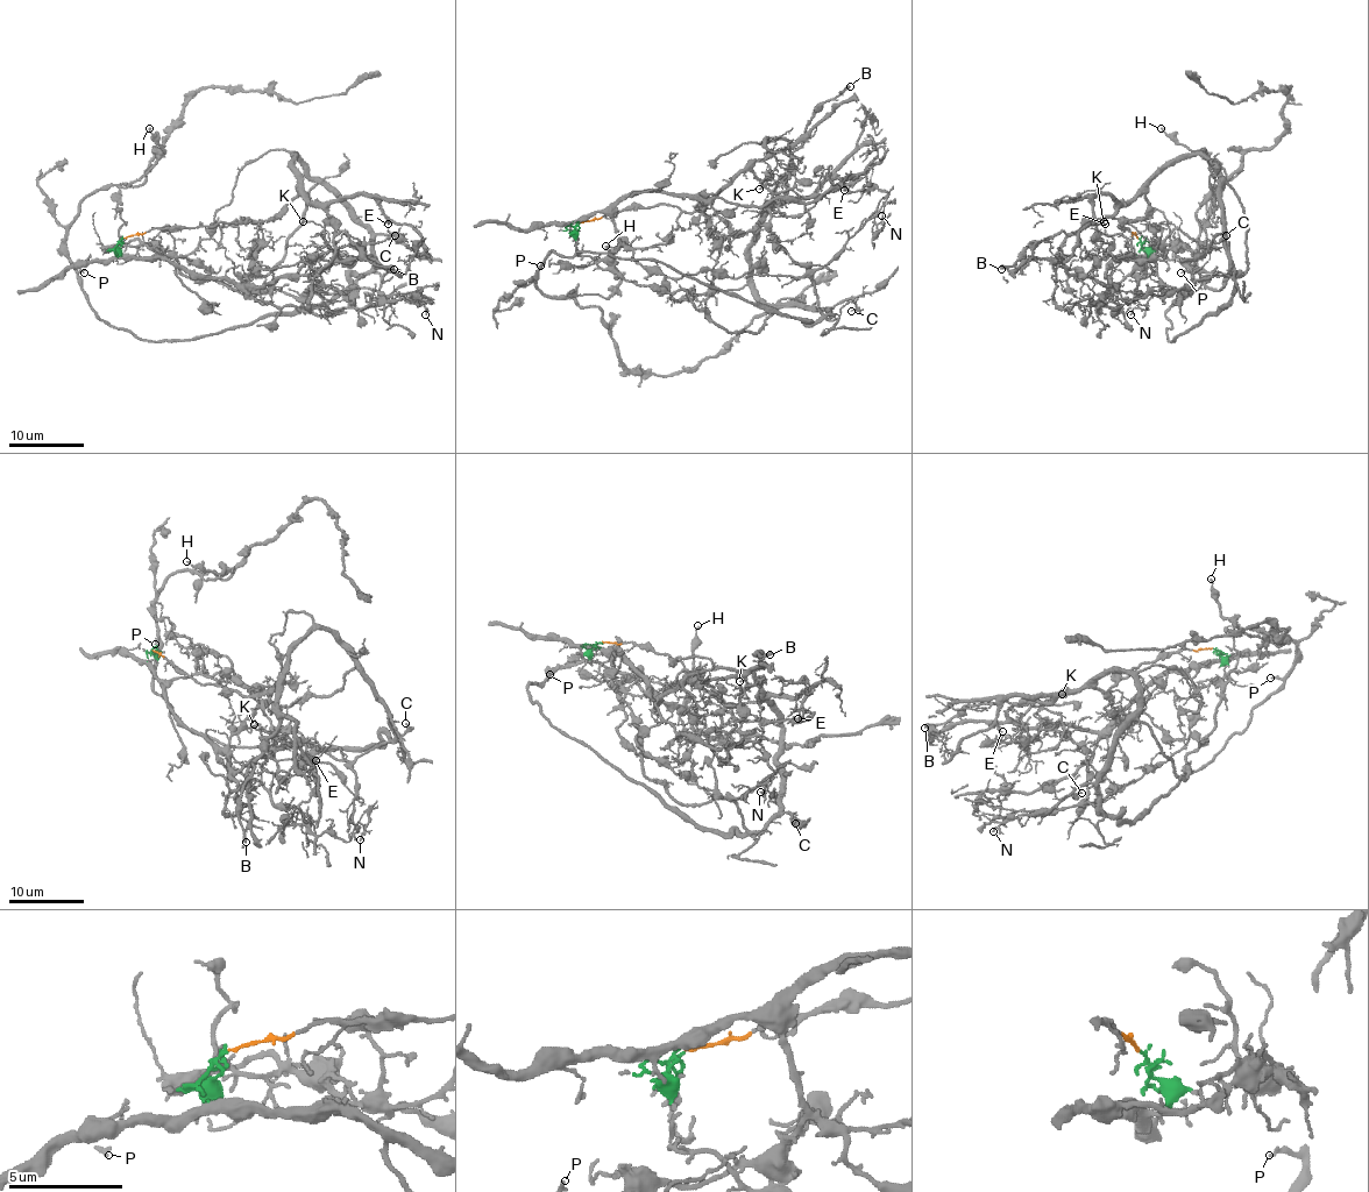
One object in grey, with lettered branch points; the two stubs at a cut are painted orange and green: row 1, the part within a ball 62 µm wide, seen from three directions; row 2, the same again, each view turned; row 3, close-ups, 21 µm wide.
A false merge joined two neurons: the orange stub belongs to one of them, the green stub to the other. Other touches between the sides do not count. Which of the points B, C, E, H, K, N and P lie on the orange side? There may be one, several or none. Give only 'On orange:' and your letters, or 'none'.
On orange: B, C, E, H, K, N, P

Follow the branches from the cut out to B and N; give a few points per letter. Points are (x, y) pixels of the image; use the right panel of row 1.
B: (1137, 238), (1119, 226), (1140, 220), (1147, 208), (1143, 196), (1079, 229), (1030, 245), (1001, 269)
N: (1137, 238), (1119, 226), (1146, 214), (1146, 186), (1201, 155), (1219, 177), (1229, 271), (1146, 293), (1130, 314)

